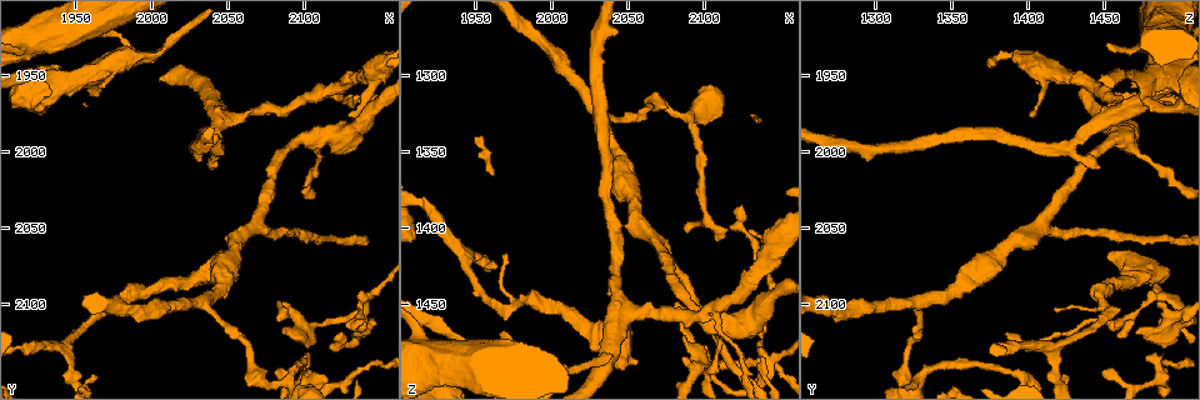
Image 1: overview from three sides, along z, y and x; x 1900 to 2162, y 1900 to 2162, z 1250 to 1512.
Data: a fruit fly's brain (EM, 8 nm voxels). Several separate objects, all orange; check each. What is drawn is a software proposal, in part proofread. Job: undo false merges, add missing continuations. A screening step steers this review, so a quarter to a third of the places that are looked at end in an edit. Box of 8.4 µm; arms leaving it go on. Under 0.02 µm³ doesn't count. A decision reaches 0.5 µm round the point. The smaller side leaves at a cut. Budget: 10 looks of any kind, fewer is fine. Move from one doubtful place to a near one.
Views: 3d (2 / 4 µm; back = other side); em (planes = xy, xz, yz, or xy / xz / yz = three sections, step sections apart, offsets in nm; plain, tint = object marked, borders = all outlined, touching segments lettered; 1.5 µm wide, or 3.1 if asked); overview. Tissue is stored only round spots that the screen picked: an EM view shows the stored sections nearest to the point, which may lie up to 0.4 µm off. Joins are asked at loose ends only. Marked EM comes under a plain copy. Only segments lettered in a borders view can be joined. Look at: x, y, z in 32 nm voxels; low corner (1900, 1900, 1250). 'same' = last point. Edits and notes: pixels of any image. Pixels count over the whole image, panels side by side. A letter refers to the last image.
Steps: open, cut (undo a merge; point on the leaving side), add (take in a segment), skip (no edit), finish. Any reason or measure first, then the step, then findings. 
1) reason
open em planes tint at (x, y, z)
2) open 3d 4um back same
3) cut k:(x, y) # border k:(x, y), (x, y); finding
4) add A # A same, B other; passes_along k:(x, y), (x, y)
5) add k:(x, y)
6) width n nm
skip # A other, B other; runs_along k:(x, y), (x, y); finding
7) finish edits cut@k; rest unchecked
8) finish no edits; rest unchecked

thick end
open em planes borders at (2056, 2082, 1490)

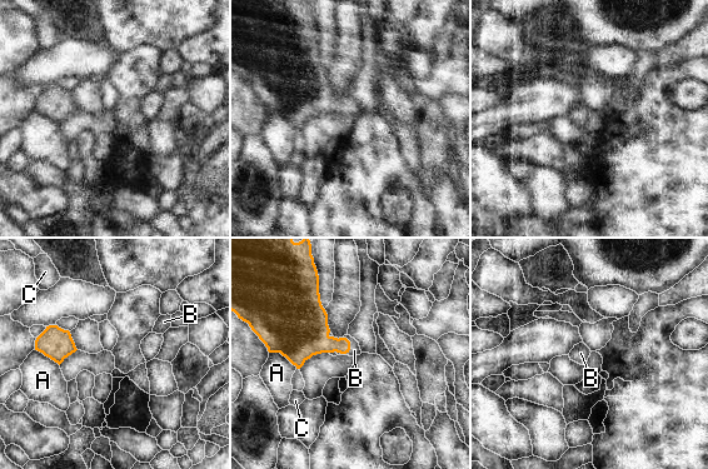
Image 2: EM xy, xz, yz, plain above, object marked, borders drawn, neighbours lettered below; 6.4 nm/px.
add B # A other, B same, C other; passes_along 2:(309, 337), (344, 353), (354, 350); it goes on there

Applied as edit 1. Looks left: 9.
open em xy step 4 tint at (2040, 2010, 1446)

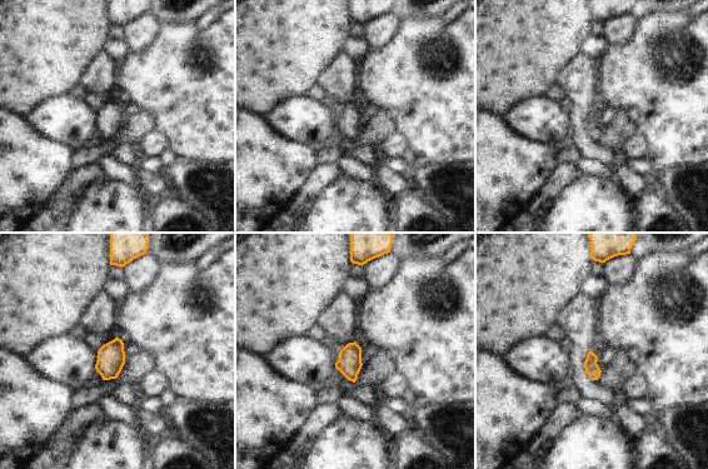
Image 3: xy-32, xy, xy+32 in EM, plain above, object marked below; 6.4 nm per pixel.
another direction
open em planes tint same

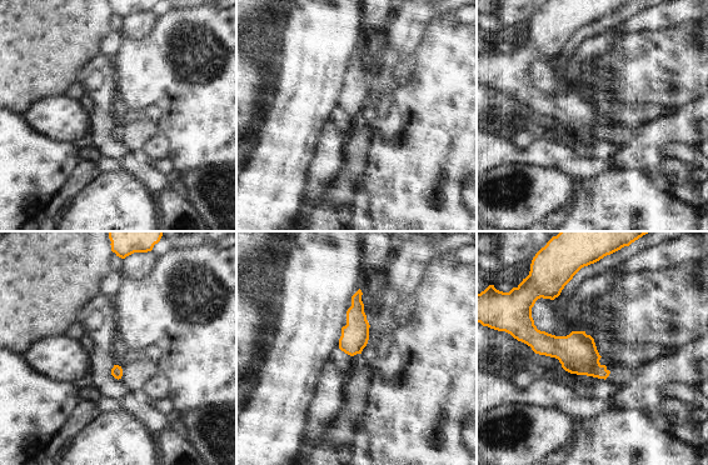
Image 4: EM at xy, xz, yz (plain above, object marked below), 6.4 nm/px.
open em planes borders same

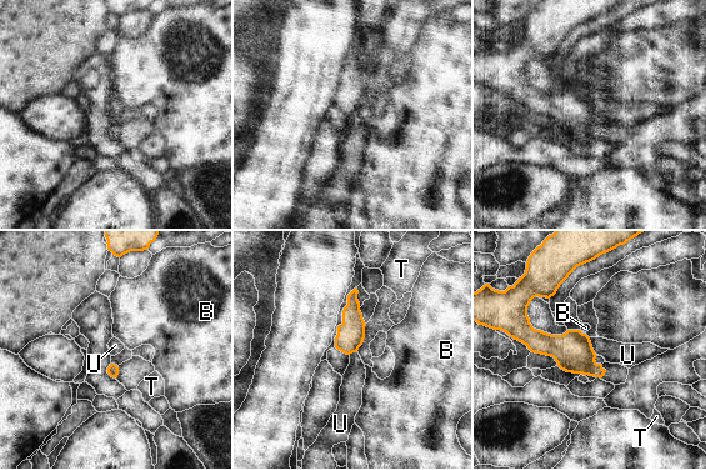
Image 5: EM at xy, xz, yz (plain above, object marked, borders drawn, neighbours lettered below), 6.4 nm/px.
skip # B other, T other, U other; border 5:(589, 338), (596, 355); no lettered segment goes on from it

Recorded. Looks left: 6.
tapers out
open em planes borders at (1964, 2148, 1424)

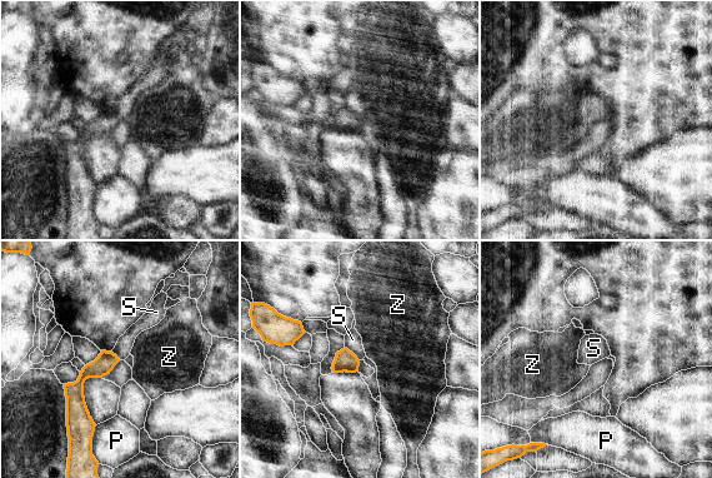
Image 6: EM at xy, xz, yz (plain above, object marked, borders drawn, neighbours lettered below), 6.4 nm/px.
longest_contact S 130 nm
skip # P other, S other, Z other; border 6:(345, 347), (359, 361); none of them fits

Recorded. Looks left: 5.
tapers out
open em planes borders at (2122, 2120, 1384)

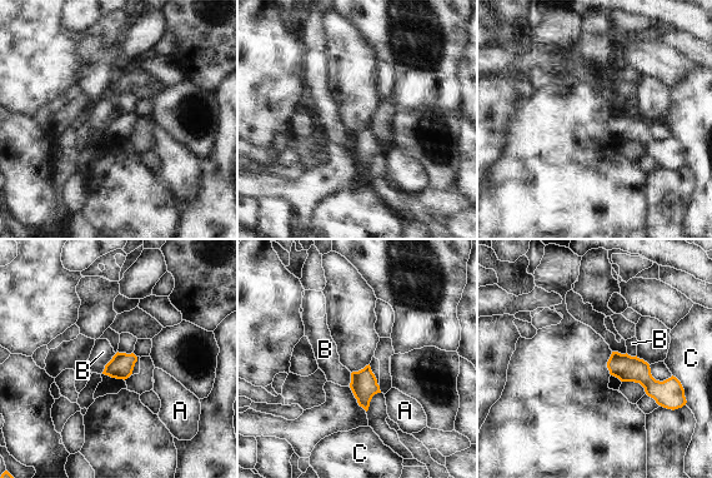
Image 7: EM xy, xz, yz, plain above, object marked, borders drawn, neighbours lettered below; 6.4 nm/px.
width 160 nm
skip # A other, B other, C other; border 7:(116, 353), (101, 373); none of them fits

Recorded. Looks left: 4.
finish edits add@2; rest unchecked

